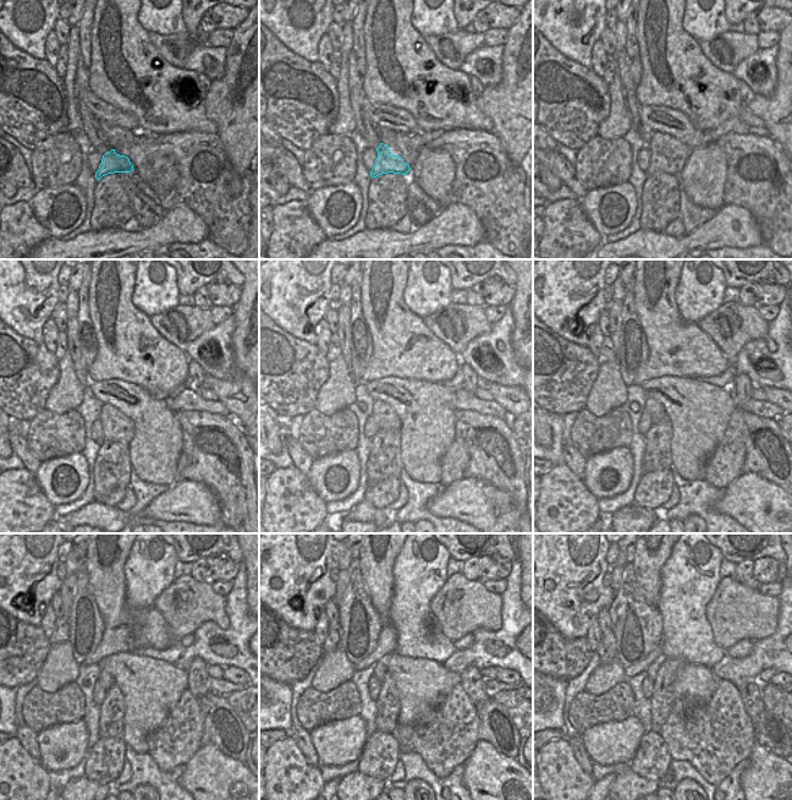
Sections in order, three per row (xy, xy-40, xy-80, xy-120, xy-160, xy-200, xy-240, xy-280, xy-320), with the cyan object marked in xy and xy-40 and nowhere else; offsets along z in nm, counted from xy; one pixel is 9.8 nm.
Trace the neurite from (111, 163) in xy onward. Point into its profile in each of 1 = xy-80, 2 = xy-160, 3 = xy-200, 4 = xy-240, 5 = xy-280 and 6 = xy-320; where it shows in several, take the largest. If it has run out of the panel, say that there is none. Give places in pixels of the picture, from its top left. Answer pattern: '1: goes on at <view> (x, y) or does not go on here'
1: goes on at xy-80 (659, 163)
2: goes on at xy-160 (379, 409)
3: goes on at xy-200 (654, 407)
4: goes on at xy-240 (105, 678)
5: goes on at xy-280 (379, 668)
6: goes on at xy-320 (652, 670)

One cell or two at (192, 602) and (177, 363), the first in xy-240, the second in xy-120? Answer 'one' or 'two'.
two

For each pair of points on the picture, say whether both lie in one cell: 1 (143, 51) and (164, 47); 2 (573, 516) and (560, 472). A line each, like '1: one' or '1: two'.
1: two
2: one

